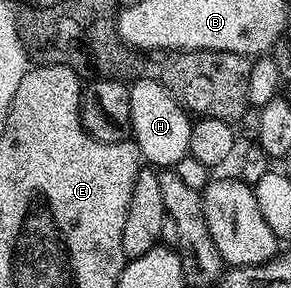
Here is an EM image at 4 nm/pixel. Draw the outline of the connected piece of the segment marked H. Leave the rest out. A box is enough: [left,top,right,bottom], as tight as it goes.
[129,78,193,170]

